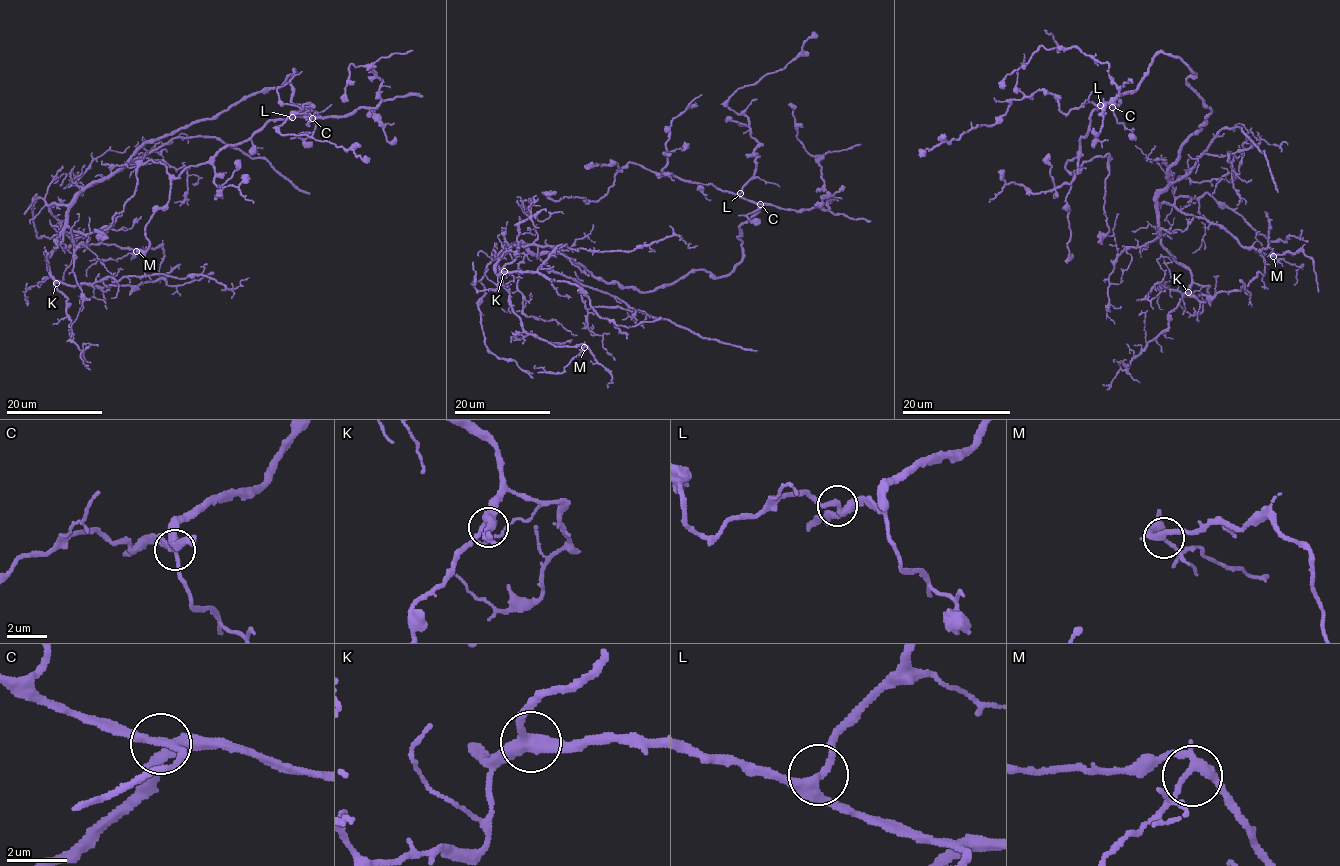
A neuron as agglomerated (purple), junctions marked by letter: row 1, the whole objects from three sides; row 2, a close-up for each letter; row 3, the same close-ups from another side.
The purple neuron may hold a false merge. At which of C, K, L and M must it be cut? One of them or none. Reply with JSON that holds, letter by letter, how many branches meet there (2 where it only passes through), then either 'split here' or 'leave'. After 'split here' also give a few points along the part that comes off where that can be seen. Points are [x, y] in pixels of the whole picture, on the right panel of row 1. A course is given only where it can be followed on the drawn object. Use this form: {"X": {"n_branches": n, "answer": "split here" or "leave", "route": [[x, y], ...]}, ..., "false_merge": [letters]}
{"C": {"n_branches": 3, "answer": "leave"}, "K": {"n_branches": 3, "answer": "leave"}, "L": {"n_branches": 3, "answer": "leave"}, "M": {"n_branches": 3, "answer": "leave"}, "false_merge": []}

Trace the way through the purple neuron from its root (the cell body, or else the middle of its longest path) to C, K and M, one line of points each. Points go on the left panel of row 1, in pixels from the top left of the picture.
C: (218, 116), (268, 87), (278, 87), (294, 70), (290, 81), (292, 102), (307, 105), (316, 114), (312, 118)
K: (218, 116), (147, 140), (120, 168), (79, 194), (68, 212), (63, 241), (47, 258), (56, 283)
M: (218, 116), (147, 140), (68, 205), (49, 206), (78, 245), (136, 251)

